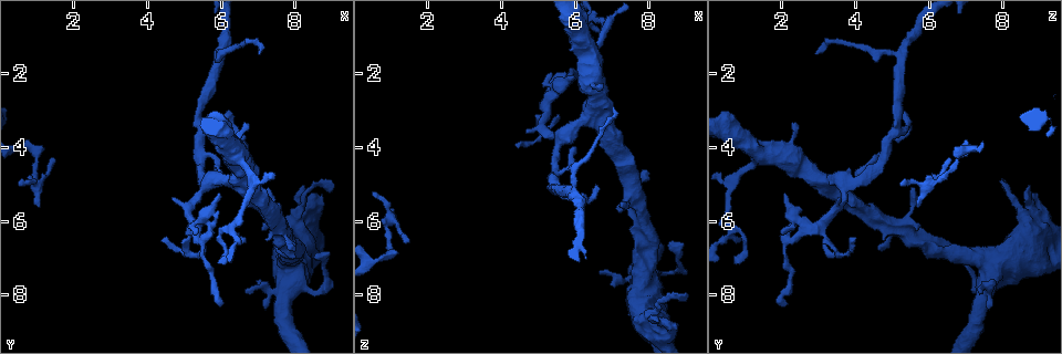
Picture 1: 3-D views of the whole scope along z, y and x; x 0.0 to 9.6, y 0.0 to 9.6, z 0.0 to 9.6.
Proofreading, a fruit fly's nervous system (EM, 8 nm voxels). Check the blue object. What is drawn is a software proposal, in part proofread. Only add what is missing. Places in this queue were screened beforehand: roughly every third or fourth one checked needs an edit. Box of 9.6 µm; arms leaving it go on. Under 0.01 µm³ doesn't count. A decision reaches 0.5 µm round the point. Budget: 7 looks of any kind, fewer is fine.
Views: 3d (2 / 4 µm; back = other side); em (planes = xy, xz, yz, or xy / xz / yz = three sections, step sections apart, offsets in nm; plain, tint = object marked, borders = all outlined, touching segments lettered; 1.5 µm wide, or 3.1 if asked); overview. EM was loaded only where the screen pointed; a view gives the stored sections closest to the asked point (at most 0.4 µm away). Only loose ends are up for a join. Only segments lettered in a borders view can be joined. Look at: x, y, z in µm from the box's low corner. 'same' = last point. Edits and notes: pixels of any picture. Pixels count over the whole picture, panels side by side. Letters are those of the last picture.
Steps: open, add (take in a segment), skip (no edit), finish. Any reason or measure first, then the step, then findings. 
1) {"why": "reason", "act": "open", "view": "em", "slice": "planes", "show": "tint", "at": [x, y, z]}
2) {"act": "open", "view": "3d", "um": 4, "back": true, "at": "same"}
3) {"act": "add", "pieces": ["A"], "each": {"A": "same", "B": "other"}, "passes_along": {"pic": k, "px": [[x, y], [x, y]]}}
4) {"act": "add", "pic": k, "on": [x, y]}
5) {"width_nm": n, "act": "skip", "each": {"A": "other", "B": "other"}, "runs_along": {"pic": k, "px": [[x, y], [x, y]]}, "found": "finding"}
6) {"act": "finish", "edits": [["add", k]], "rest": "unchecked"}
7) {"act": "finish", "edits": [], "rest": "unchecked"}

{"why": "free end", "act": "open", "view": "em", "slice": "planes", "show": "borders", "at": [7.90, 6.80, 4.55]}

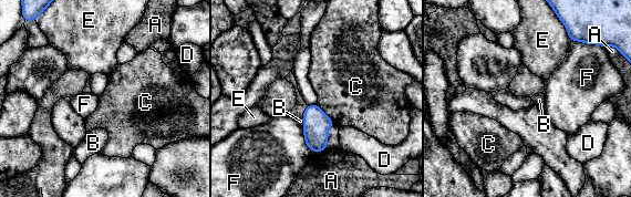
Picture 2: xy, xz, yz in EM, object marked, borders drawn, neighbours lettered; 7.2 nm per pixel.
{"act": "skip", "each": {"A": "other", "B": "other", "C": "other", "D": "other", "E": "other", "F": "other"}, "border": {"pic": 2, "px": [[317, 104], [334, 123]]}, "found": "no lettered segment goes on from it"}

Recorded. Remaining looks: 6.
{"why": "an open end", "act": "open", "view": "em", "slice": "xz", "step": 8, "show": "tint", "at": [4.65, 5.35, 3.60]}

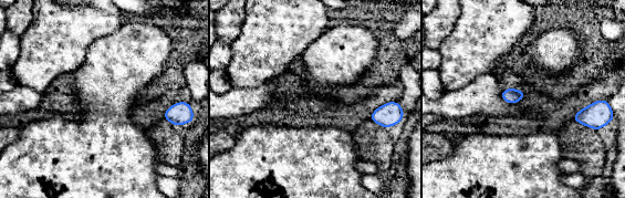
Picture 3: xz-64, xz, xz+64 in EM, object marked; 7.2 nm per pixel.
{"why": "cut it another way", "act": "open", "view": "em", "slice": "planes", "show": "borders", "at": "same"}

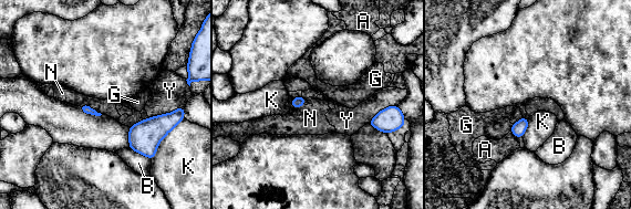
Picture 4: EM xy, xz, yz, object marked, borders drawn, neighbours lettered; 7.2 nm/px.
{"longest_contact_nm": ["K", 190], "act": "skip", "each": {"A": "other", "B": "other", "G": "other", "K": "other", "N": "other", "Y": "other"}, "border": {"pic": 4, "px": [[80, 105], [88, 104], [101, 114]]}, "found": "none of them fits"}

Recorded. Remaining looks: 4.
{"why": "free end", "act": "open", "view": "3d", "um": 2, "at": [6.60, 3.35, 2.25]}

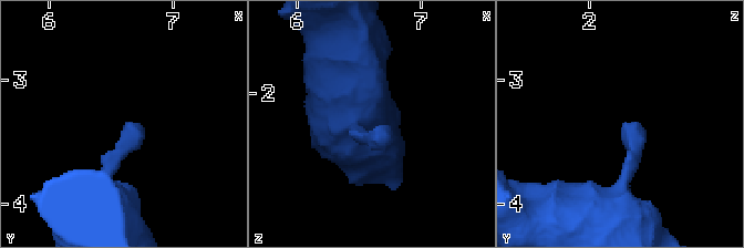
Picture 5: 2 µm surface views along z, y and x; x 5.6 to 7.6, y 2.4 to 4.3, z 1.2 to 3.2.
{"why": "need the tissue", "act": "open", "view": "em", "slice": "xy", "step": 4, "show": "tint", "at": [6.64, 3.34, 2.30]}

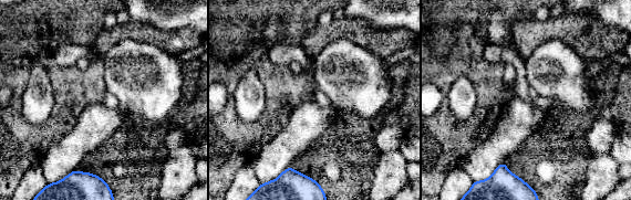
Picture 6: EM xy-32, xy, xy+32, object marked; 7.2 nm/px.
{"act": "open", "view": "em", "slice": "planes", "show": "borders", "at": "same"}

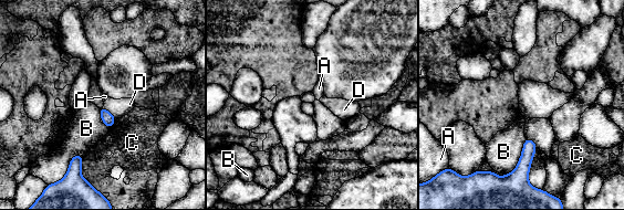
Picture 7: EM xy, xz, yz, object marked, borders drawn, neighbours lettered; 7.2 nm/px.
{"act": "skip", "each": {"A": "other", "B": "other", "C": "other", "D": "other"}, "border": {"pic": 7, "px": [[526, 138], [518, 165], [508, 174]]}, "found": "none of them fits"}

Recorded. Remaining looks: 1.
{"act": "finish", "edits": [], "rest": "unchecked"}

